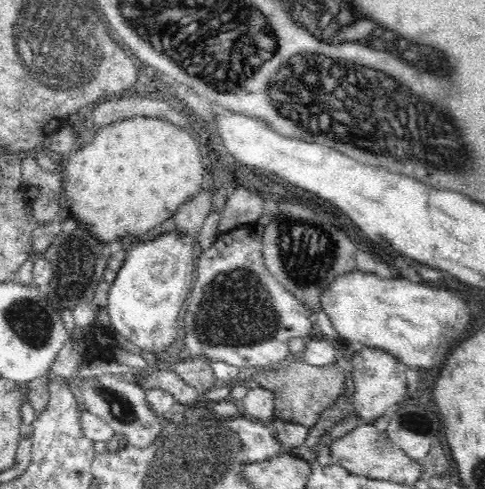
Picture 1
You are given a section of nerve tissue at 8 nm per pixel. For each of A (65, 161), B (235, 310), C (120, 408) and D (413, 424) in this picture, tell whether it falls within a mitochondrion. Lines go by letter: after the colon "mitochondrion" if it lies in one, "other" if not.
A: other
B: mitochondrion
C: mitochondrion
D: mitochondrion

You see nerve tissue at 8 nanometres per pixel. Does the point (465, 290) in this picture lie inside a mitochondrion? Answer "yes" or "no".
no

